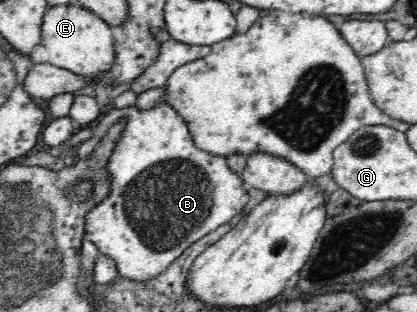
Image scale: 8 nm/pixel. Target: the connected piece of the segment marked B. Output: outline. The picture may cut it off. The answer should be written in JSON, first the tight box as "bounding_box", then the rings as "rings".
{"bounding_box":[76,98,249,282],"rings":[[[161,98],[146,110],[142,110],[136,102],[100,116],[98,123],[90,128],[90,138],[78,146],[76,160],[89,159],[108,128],[122,116],[127,118],[127,123],[109,158],[111,193],[92,212],[86,214],[83,239],[92,242],[102,254],[114,260],[118,280],[150,282],[164,274],[186,249],[242,212],[249,194],[243,178],[230,168],[226,157],[211,155],[197,148],[186,121]]]}

